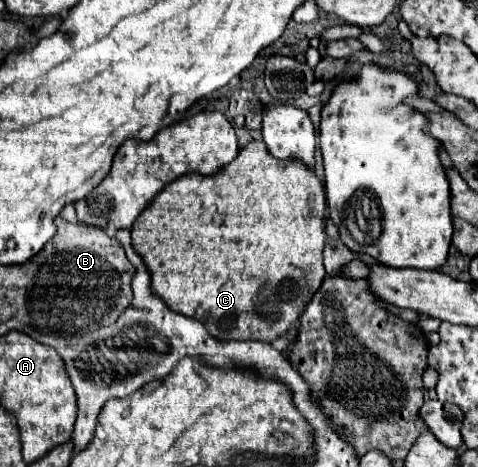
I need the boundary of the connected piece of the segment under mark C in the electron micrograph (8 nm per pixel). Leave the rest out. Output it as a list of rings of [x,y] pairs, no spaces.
[[[252,140],[244,148],[240,148],[234,162],[226,164],[226,168],[218,170],[214,176],[202,176],[196,172],[190,172],[186,176],[180,176],[172,184],[168,184],[156,200],[138,216],[138,220],[132,226],[132,242],[134,248],[144,258],[150,274],[152,274],[152,290],[158,294],[172,310],[192,316],[206,324],[210,334],[214,334],[220,340],[262,340],[262,342],[274,342],[282,334],[286,334],[292,326],[298,324],[298,318],[302,316],[306,304],[312,300],[316,290],[320,288],[326,270],[322,264],[322,252],[326,244],[326,194],[322,180],[314,174],[314,170],[306,168],[304,164],[298,164],[298,160],[274,160],[270,152],[266,152],[266,144],[262,140]]]

